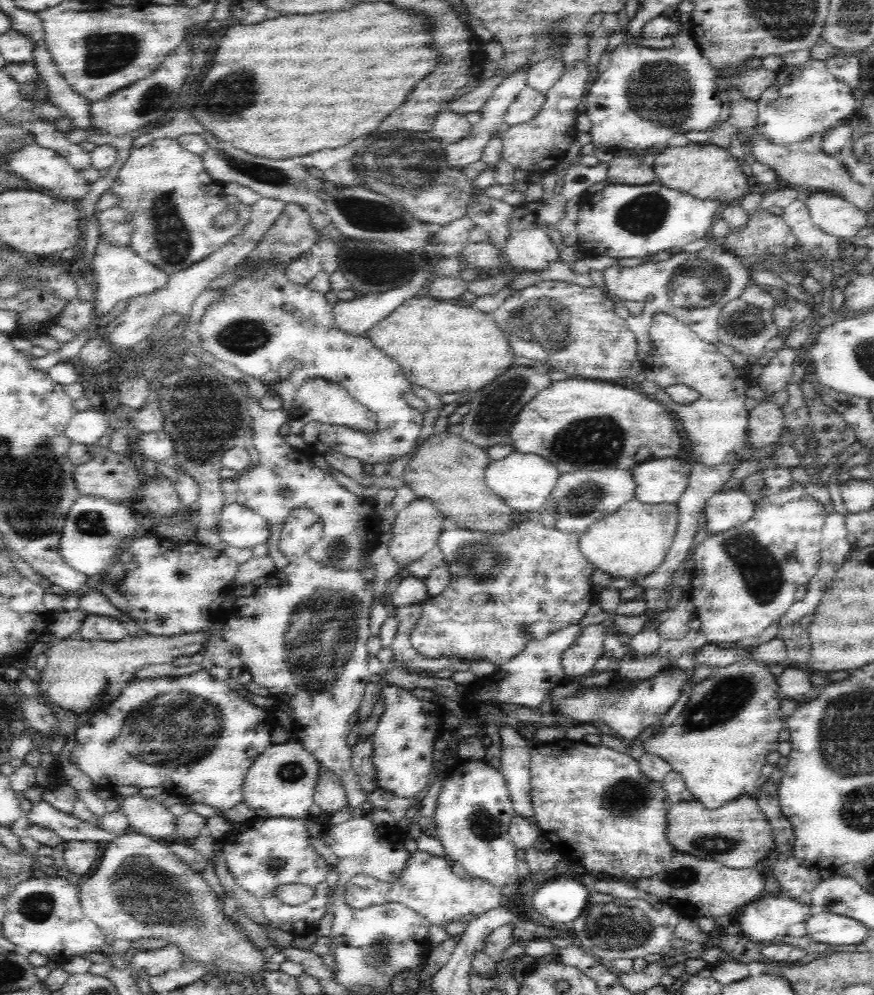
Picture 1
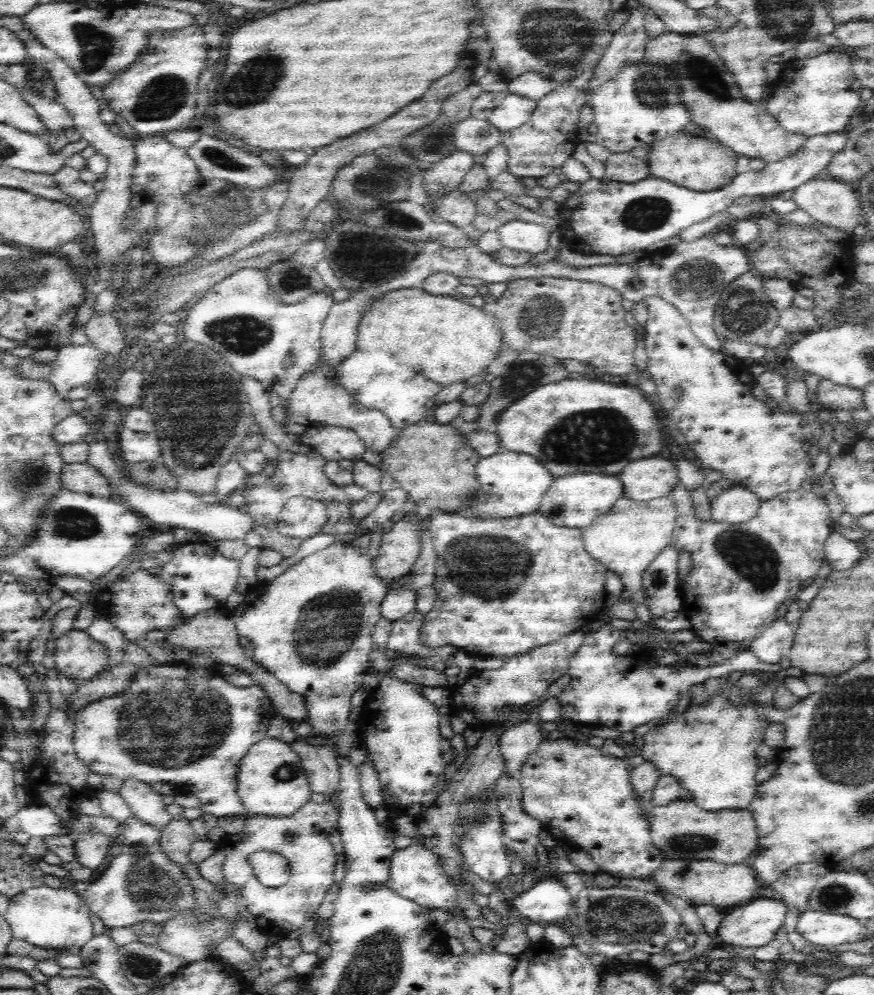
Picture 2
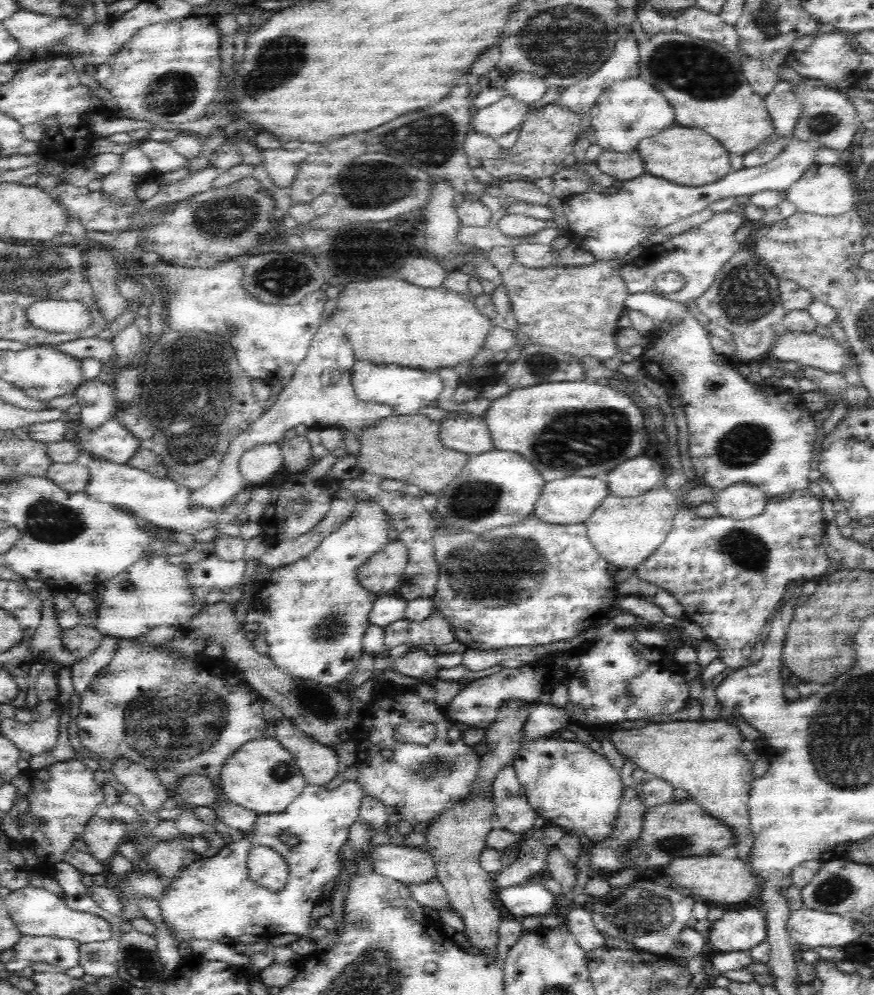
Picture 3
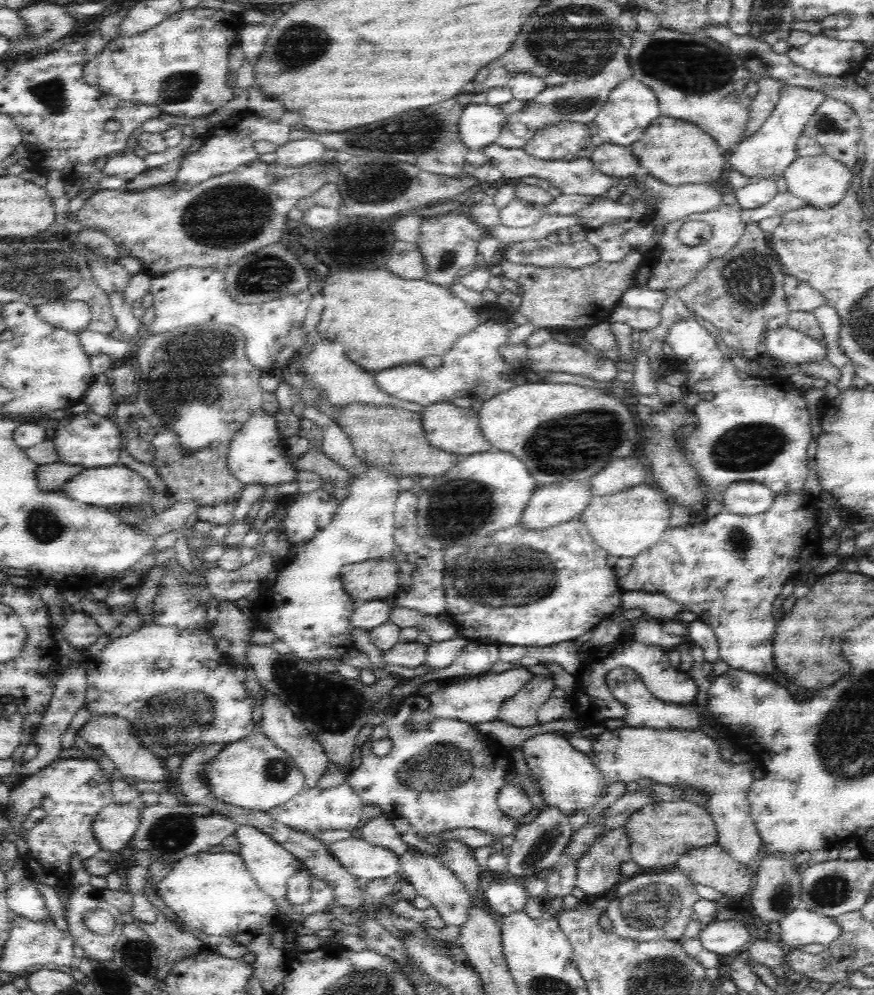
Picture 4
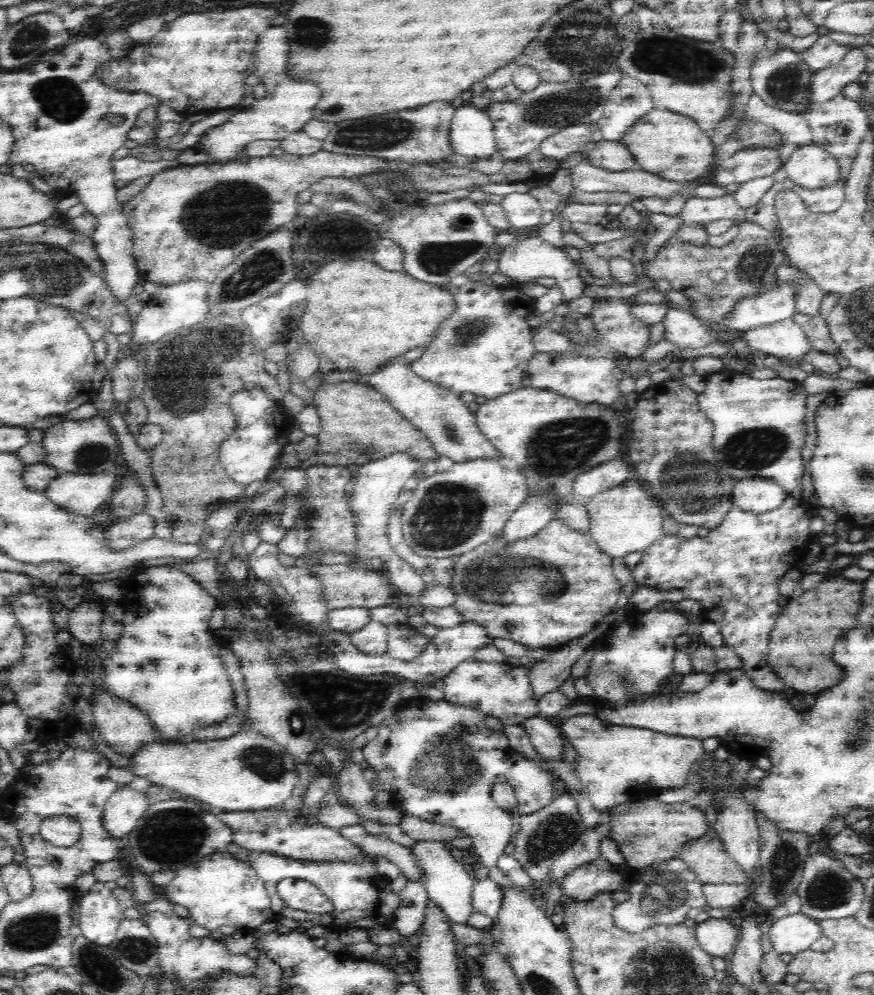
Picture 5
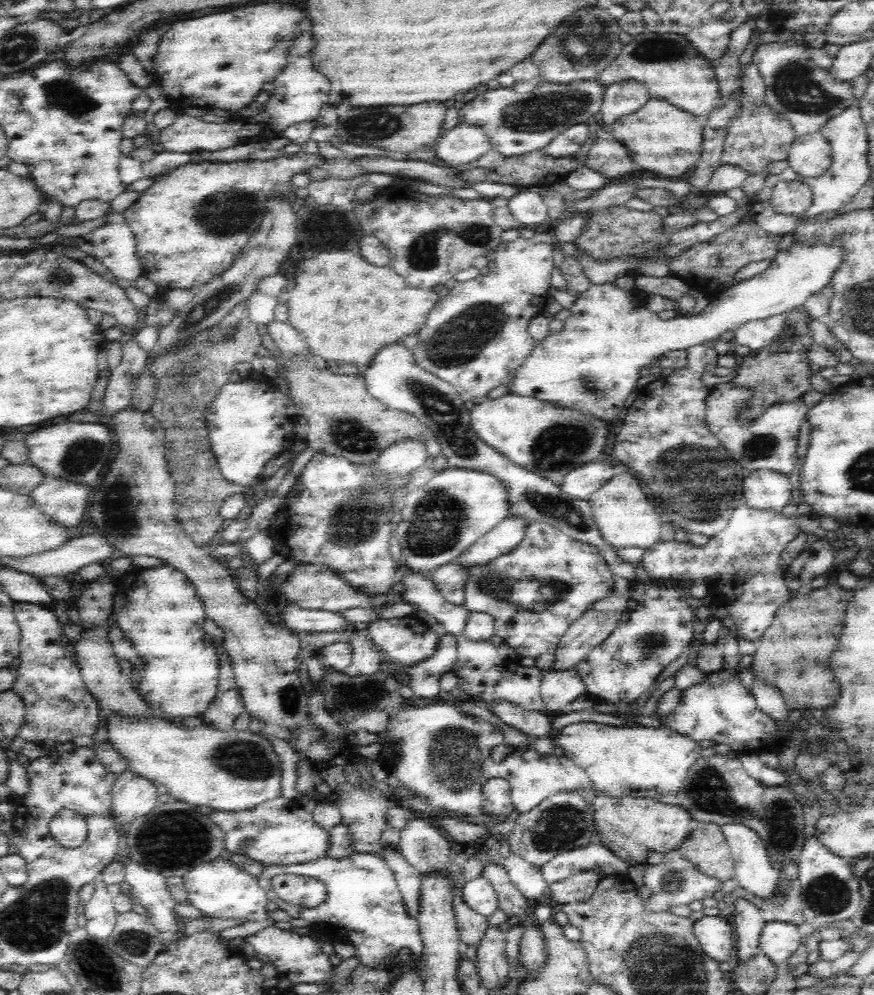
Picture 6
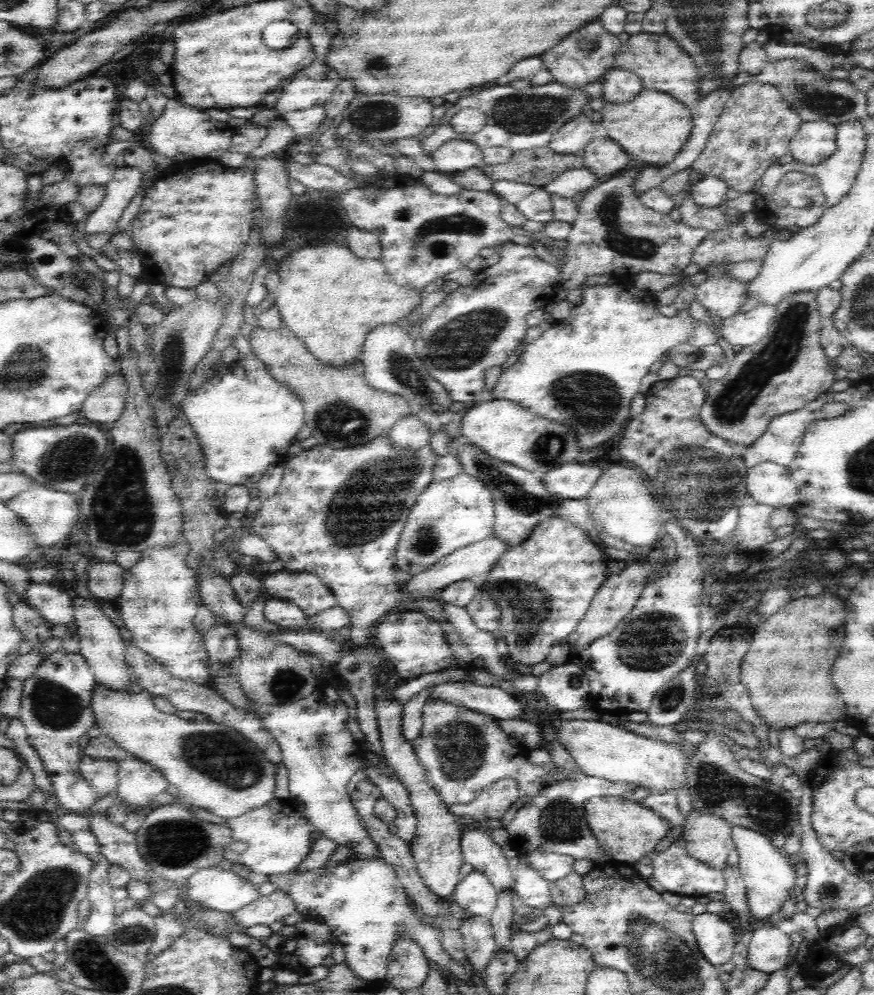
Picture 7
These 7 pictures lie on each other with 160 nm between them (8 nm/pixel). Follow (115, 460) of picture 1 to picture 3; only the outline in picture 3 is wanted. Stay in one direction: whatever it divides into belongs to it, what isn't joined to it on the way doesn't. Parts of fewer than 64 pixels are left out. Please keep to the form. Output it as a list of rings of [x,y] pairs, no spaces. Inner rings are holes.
[[[84,461],[70,464],[52,463],[47,472],[47,478],[72,494],[84,493],[87,489],[90,473]]]

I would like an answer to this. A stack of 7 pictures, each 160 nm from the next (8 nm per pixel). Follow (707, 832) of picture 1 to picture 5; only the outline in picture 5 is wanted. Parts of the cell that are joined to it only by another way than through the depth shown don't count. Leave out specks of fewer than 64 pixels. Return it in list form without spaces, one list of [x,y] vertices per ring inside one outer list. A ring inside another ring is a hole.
[[[643,797],[611,809],[610,838],[618,845],[629,866],[646,869],[656,863],[679,857],[684,845],[702,838],[711,825],[698,805],[666,805],[653,798]]]

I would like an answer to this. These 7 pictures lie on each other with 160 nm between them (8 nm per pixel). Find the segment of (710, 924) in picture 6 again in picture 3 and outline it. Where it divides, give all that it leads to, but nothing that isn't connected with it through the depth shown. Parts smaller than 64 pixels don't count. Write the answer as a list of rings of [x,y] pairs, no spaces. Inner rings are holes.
[[[758,907],[729,910],[710,925],[709,935],[709,944],[718,952],[748,952],[767,940],[765,912]]]

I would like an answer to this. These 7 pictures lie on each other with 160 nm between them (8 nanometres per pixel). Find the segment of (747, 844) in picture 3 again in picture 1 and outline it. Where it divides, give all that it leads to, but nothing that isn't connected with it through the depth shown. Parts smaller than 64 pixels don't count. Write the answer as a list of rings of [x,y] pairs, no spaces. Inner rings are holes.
[[[744,658],[734,664],[712,670],[702,682],[695,683],[688,701],[673,724],[655,737],[643,742],[643,750],[657,754],[671,766],[671,770],[681,774],[694,800],[706,808],[714,810],[733,802],[744,795],[756,794],[756,780],[762,776],[766,756],[778,748],[778,734],[786,730],[785,719],[778,714],[781,694],[778,676],[770,673],[769,664]]]

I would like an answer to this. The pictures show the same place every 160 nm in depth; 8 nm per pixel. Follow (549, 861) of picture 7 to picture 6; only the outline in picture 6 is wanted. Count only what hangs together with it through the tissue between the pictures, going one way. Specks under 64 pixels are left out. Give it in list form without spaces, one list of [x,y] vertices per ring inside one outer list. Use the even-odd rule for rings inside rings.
[[[594,840],[590,844],[560,852],[541,868],[541,873],[548,886],[551,886],[577,872],[595,870],[604,876],[622,876],[627,874],[629,867],[606,845]]]

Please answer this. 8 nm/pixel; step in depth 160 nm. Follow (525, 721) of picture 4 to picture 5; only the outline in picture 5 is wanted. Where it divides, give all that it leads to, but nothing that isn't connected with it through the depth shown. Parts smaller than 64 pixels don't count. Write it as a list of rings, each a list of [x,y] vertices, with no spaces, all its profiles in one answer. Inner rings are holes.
[[[592,629],[588,634],[583,634],[580,638],[575,638],[565,645],[550,652],[550,656],[543,662],[530,665],[530,687],[532,695],[536,701],[536,715],[542,717],[539,712],[539,700],[546,693],[556,690],[564,684],[564,681],[571,676],[570,669],[574,663],[592,646],[591,643],[599,638],[596,629]]]

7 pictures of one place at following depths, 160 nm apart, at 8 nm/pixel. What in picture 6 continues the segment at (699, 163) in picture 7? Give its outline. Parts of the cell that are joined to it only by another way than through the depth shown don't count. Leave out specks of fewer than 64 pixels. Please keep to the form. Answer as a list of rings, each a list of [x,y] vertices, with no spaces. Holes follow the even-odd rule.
[[[744,97],[742,112],[738,120],[729,126],[724,150],[721,156],[722,164],[733,164],[754,175],[768,167],[770,162],[778,162],[787,158],[790,145],[795,141],[791,123],[783,122],[777,118],[777,114],[766,108],[755,108],[749,99]]]

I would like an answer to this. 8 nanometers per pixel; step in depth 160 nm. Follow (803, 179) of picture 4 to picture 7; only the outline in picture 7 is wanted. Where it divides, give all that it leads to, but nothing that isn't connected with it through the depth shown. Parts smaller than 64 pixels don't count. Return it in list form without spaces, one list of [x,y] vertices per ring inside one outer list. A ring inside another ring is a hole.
[[[830,122],[802,123],[789,144],[795,164],[818,166],[836,150],[836,125]]]

